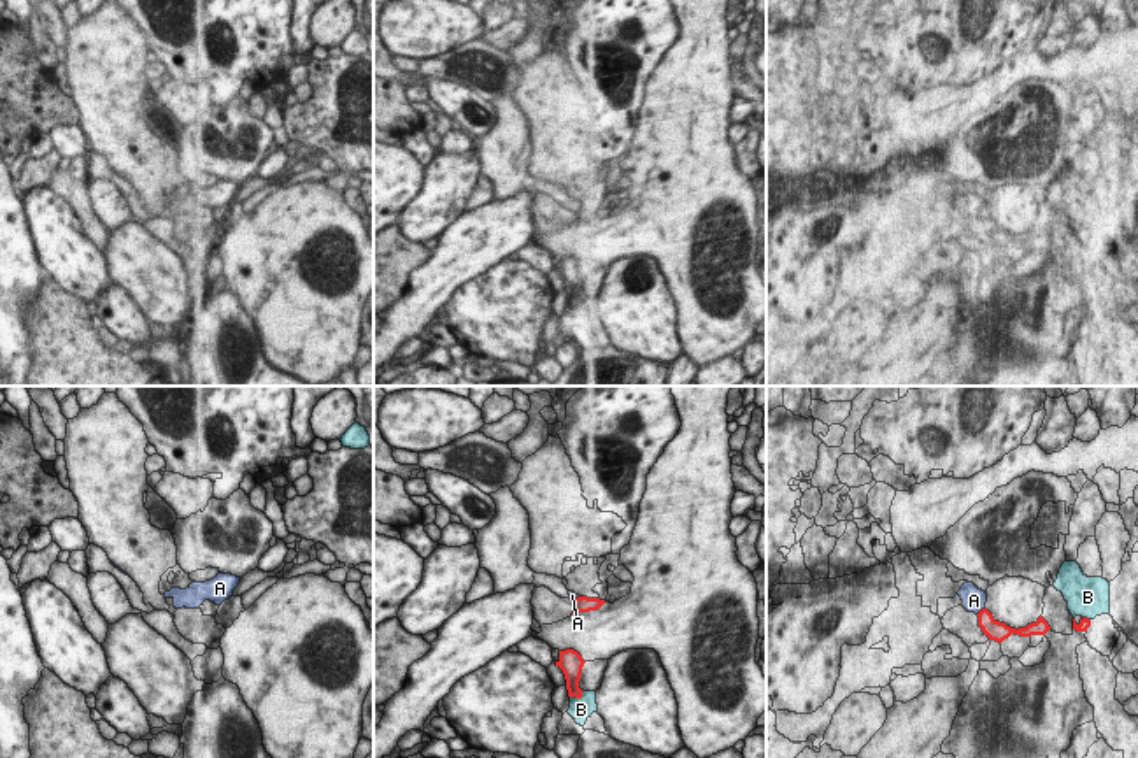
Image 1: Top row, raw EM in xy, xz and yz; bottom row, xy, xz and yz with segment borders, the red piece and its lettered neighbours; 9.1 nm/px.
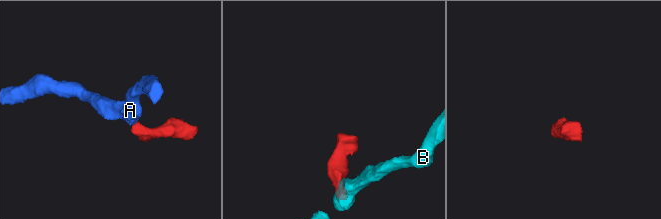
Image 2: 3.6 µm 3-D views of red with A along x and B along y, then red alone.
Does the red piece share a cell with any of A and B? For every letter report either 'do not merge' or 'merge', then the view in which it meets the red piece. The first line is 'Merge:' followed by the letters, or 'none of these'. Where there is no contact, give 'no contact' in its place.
Merge: none of these
A: do not merge | yz
B: do not merge | xz

